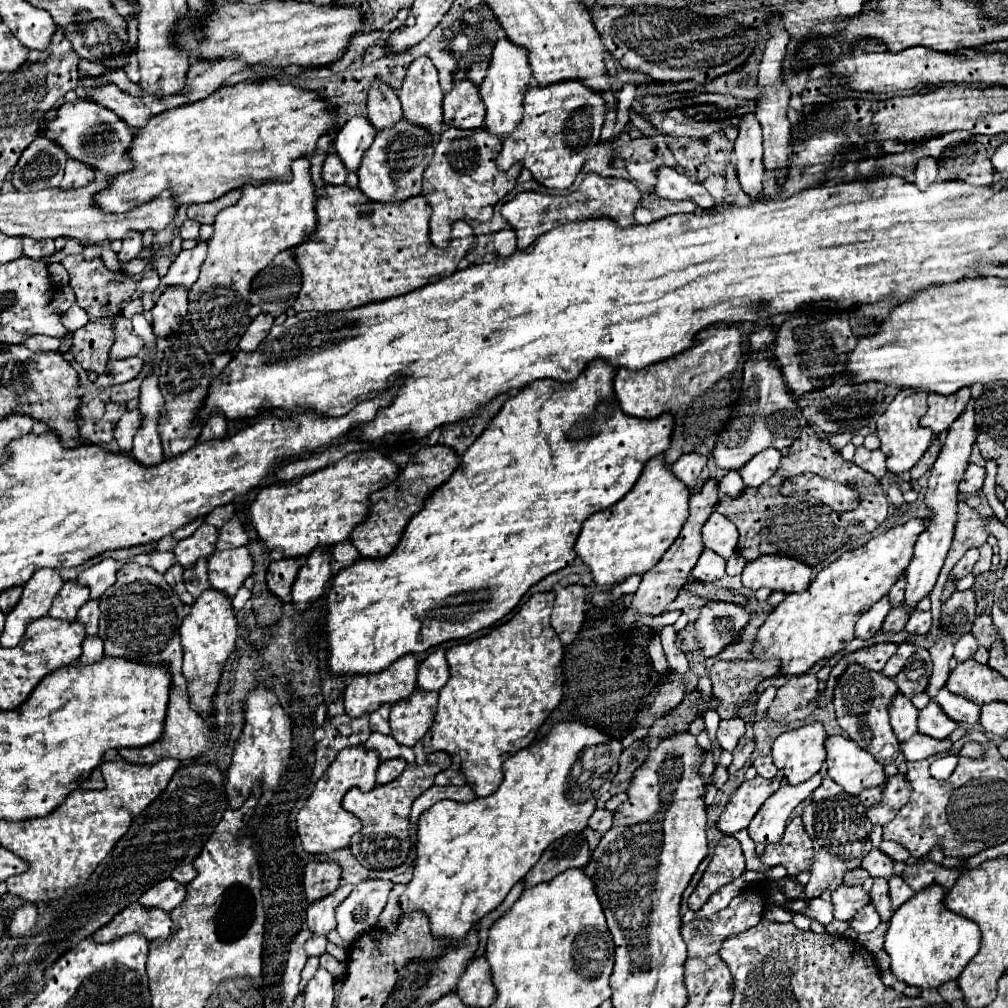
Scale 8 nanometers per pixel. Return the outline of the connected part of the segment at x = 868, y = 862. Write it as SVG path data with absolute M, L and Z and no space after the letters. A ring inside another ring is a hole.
M871 849L863 861L861 867L871 875L871 877L891 877L893 875L893 859L883 855L879 849Z

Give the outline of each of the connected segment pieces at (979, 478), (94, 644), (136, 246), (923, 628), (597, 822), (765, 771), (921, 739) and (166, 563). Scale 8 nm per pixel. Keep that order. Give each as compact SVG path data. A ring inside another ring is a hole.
M969 463L965 475L963 475L961 483L959 483L959 491L961 493L977 493L977 491L981 491L983 481L985 481L985 469L981 465Z
M87 637L83 641L83 653L79 657L79 663L93 665L103 659L103 641L99 637Z
M127 233L127 237L123 239L123 249L119 253L119 261L131 261L139 255L141 251L141 233Z
M913 611L909 621L907 621L907 627L905 631L909 635L927 635L931 629L931 613L929 611Z
M597 809L589 819L589 827L599 833L607 833L611 825L613 825L613 813L607 809Z
M767 755L767 757L757 757L755 761L753 761L753 767L757 769L757 773L761 775L761 777L775 777L779 771L777 771L777 767L773 765L773 761L771 761L771 755Z
M921 733L909 737L905 743L901 743L901 753L907 761L921 761L931 755L939 755L947 749L951 749L951 741L947 741L947 739L933 741L933 737L925 737Z
M149 553L151 559L151 567L157 569L159 573L165 573L171 565L175 565L175 555L173 553Z

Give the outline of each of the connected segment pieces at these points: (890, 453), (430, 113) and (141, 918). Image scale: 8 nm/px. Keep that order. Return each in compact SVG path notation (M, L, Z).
M901 389L891 401L889 409L877 421L877 437L881 439L881 451L887 453L887 469L895 475L909 471L929 449L935 433L919 425L919 419L927 413L927 391Z
M419 57L407 69L403 87L397 91L403 105L403 117L413 125L427 129L431 135L439 135L443 129L441 103L443 89L437 81L437 69L427 57Z
M139 903L129 905L129 909L121 911L109 925L101 927L95 935L95 943L109 943L129 933L139 933L147 941L153 939L167 939L173 933L173 921L165 911L159 909L145 909Z

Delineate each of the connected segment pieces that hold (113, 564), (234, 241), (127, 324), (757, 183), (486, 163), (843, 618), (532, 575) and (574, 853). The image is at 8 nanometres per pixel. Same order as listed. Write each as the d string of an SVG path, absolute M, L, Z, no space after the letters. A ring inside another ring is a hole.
M103 559L101 563L95 563L89 569L85 569L77 577L77 583L91 589L91 599L101 599L101 595L115 583L115 575L119 567L121 567L119 561Z
M301 157L293 161L293 181L269 181L265 185L253 187L245 185L241 189L241 201L237 205L223 209L217 213L213 223L213 235L207 241L207 257L201 265L201 281L197 281L197 291L189 291L189 321L193 333L197 335L205 353L235 353L239 347L239 339L247 331L251 317L249 317L249 293L251 281L255 275L265 269L273 257L285 249L293 249L303 243L315 231L315 185L309 173L309 159Z
M123 315L117 317L113 329L115 329L115 343L109 353L111 359L127 359L127 357L135 357L143 351L143 341L141 341L141 337L135 335L131 321L127 317L123 317Z
M753 113L741 117L739 125L739 137L735 141L735 153L733 163L737 169L737 177L741 183L741 189L751 199L761 199L763 195L763 145L761 145L761 125L757 125L757 119Z
M447 129L441 133L441 139L435 147L433 161L431 161L429 169L425 169L425 177L423 177L423 195L433 209L433 217L431 217L433 245L447 247L451 241L451 225L459 219L463 219L463 221L489 221L493 215L493 207L515 187L515 181L521 173L521 165L513 165L507 173L501 173L495 165L499 151L501 151L501 139L491 137L491 133L485 133L485 129L475 129L475 131Z
M909 519L905 525L877 535L867 545L843 553L815 577L807 591L787 595L759 629L753 649L755 659L779 657L783 661L779 675L803 675L817 661L843 651L855 637L853 629L859 615L887 595L891 585L905 573L913 559L915 541L925 529L925 519Z
M591 361L585 367L585 373L581 373L571 383L541 379L523 387L515 397L511 397L503 405L501 413L497 413L497 417L493 419L493 425L489 425L489 429L485 429L485 433L465 451L465 455L461 457L461 465L451 475L451 479L445 485L441 485L437 491L433 491L425 507L411 519L411 523L405 527L405 533L399 545L393 549L393 553L383 559L359 559L355 565L335 575L331 591L329 591L329 599L327 599L327 623L325 623L325 631L329 639L329 655L331 655L329 669L333 673L355 675L355 673L383 671L385 667L389 667L391 663L395 663L399 657L407 653L423 653L429 647L435 647L443 641L461 639L479 629L491 627L497 621L501 621L505 615L509 615L535 583L539 583L543 577L575 561L577 553L573 547L575 547L575 539L581 531L583 521L589 515L615 505L619 499L623 499L631 491L645 463L653 459L655 455L663 455L669 449L671 433L675 425L671 413L663 413L657 419L639 419L639 417L631 417L623 413L613 391L613 379L615 379L615 367L611 367L607 361Z
M569 833L563 839L557 839L553 845L549 845L549 849L545 849L531 873L525 875L525 889L529 889L529 885L533 883L549 881L569 867L585 867L589 859L591 849L583 833Z

